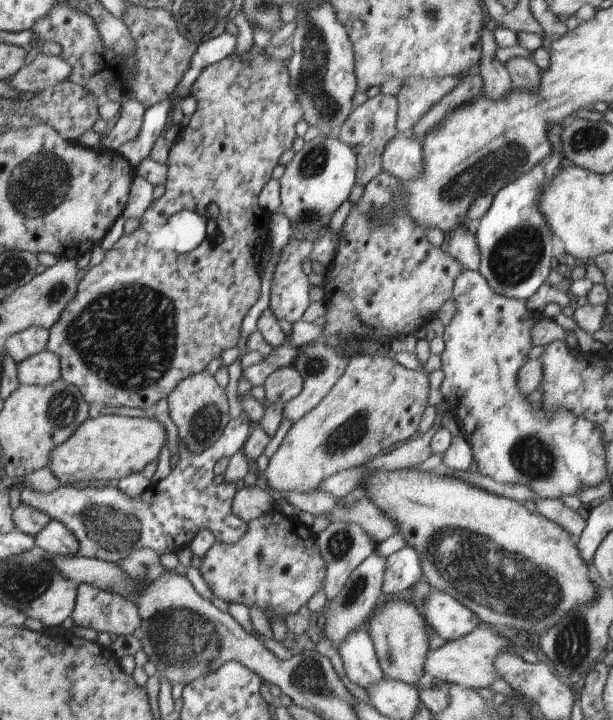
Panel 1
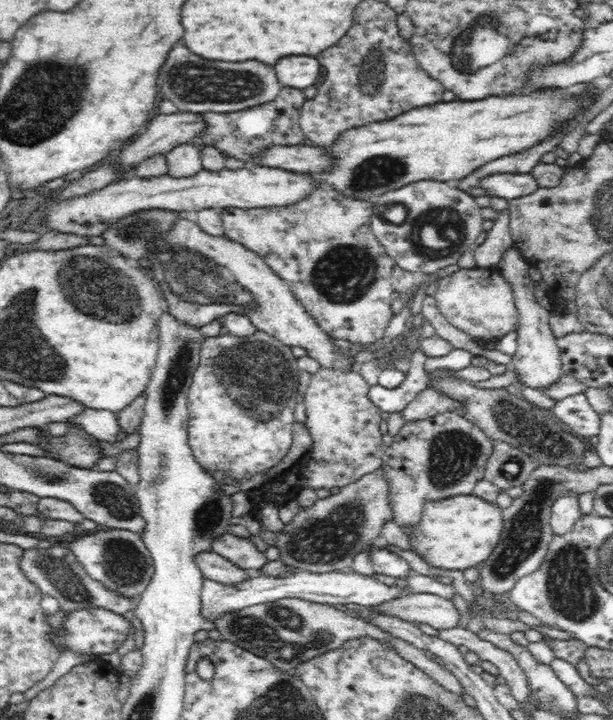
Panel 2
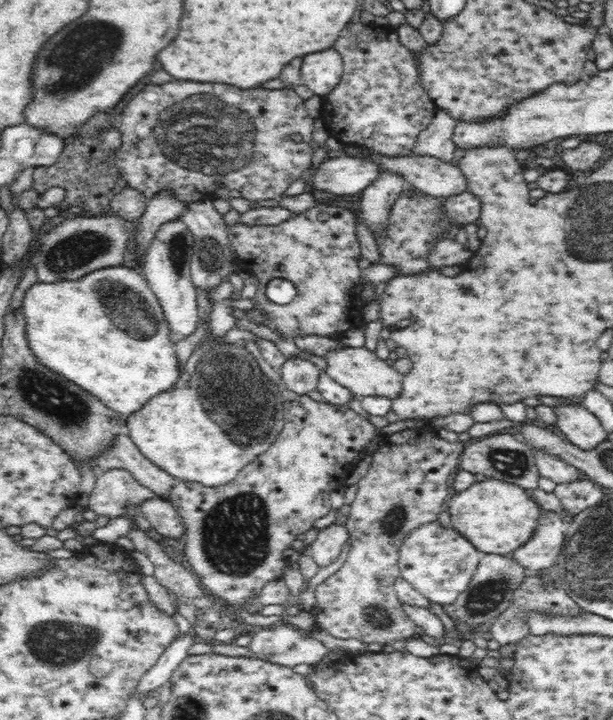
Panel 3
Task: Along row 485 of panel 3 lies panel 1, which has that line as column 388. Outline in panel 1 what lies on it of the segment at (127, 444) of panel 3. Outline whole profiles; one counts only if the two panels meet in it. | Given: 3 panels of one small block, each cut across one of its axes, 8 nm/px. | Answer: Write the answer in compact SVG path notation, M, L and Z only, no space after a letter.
M411 132L395 135L382 154L382 171L400 178L402 181L420 178L424 170L422 140Z

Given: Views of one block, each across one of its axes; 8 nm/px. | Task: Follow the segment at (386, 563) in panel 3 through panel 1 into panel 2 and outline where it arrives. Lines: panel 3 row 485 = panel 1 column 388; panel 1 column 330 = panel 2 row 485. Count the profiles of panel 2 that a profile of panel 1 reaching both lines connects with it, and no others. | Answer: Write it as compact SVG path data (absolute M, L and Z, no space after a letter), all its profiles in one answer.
M441 412L429 419L406 421L392 444L385 447L381 458L381 471L389 484L389 503L393 508L391 521L398 526L414 527L422 516L424 504L450 498L456 495L472 495L479 480L484 479L486 461L492 454L496 441L492 440L481 427L454 412Z

